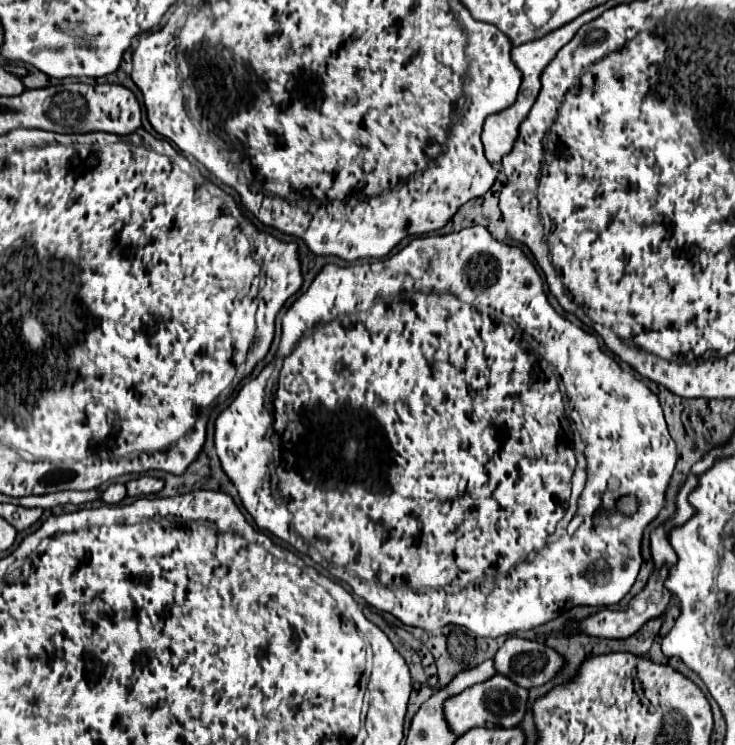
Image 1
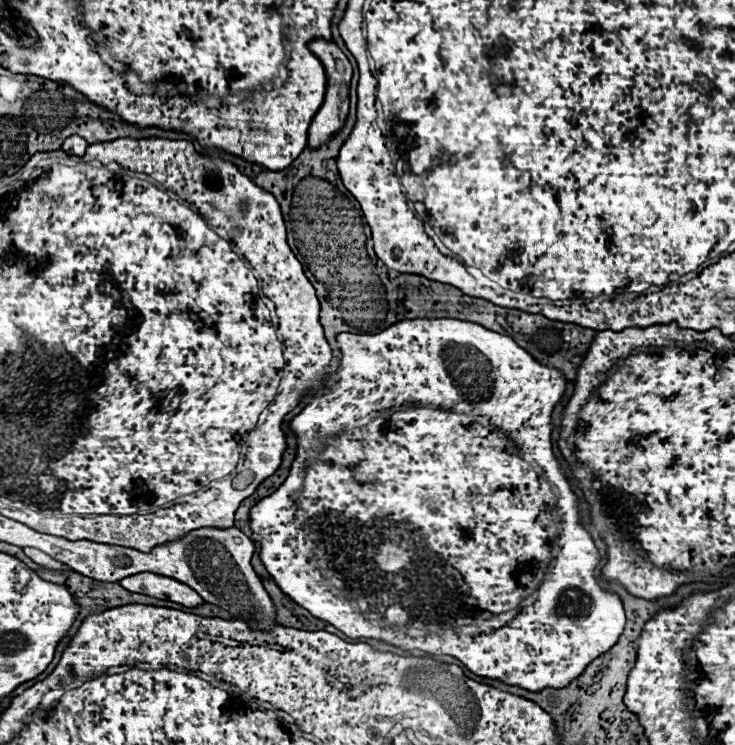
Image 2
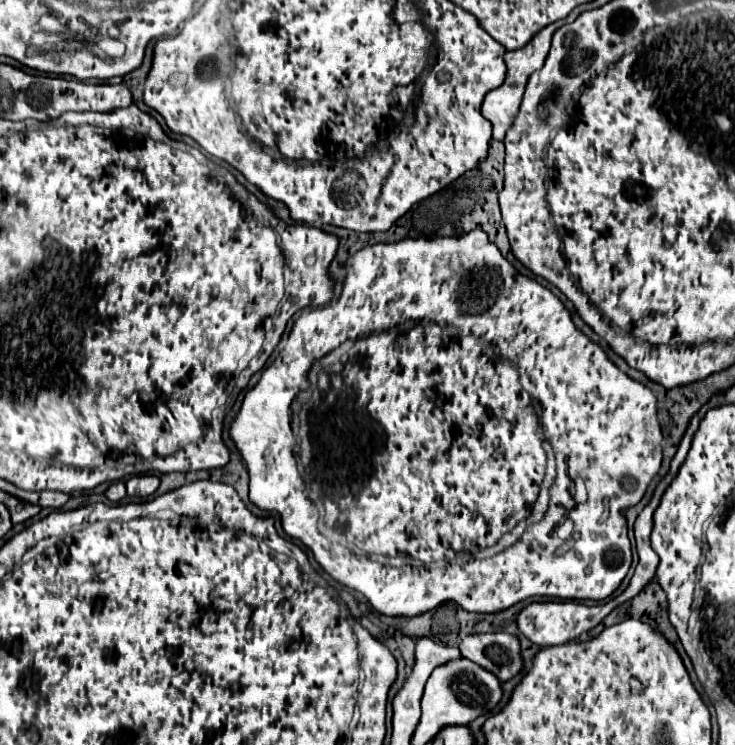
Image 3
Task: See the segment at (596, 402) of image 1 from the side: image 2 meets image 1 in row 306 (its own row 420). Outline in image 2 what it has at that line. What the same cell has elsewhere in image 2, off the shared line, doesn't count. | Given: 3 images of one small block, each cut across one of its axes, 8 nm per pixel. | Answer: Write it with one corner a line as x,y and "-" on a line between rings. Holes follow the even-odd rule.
412,318
412,320
400,320
388,328
384,328
382,332
378,334
350,334
350,332
342,332
336,336
336,342
340,346
340,364
338,364
338,370
334,372
332,378
338,378
332,380
324,386
324,390
318,390
316,394
312,394
308,398
308,404
304,406
304,410
294,416
290,420
290,430
296,434
298,438
298,450
296,450
296,458
290,466
290,474
288,478
284,480
284,484
268,498
262,498
252,510
250,510
250,530
254,534
260,536
260,560
264,564
264,568
268,570
268,574
274,578
274,582
278,584
278,588
290,596
296,604
300,604
302,608
306,608
312,616
332,624
334,628
346,632
350,638
374,638
374,640
382,640
386,644
392,644
396,648
402,648
402,650
412,650
412,642
416,640
416,636
424,636
424,638
418,638
418,648
420,650
426,650
426,654
434,654
434,656
440,656
440,654
446,654
446,656
454,656
458,658
460,662
464,662
464,666
474,672
476,676
484,676
484,678
492,678
492,680
502,680
504,684
508,686
520,686
524,690
530,690
530,692
540,692
544,688
566,688
574,678
578,678
586,666
596,660
598,656
602,656
604,652
608,652
616,642
618,642
618,636
622,634
624,630
624,608
622,608
622,600
618,598
616,592
608,590
602,586
602,582
596,578
594,570
596,566
600,564
600,550
596,548
590,532
584,528
582,524
582,516
580,516
580,508
578,508
578,496
572,492
571,483
564,474
560,462
556,460
554,452
552,452
552,430
554,430
554,424
552,424
552,412
554,412
554,406
562,400
564,396
564,390
566,390
566,378
556,370
556,368
550,368
550,366
544,366
540,364
536,358
532,358
528,352
524,352
524,348
520,348
510,336
504,336
504,334
498,334
498,332
492,332
480,324
474,324
474,322
468,322
468,320
456,320
456,318
-
406,402
430,402
428,406
420,406
420,404
414,404
414,406
404,406
-
510,610
516,610
518,614
504,614
504,616
474,616
474,614
502,614
502,612
510,612
-
500,618
510,618
508,622
504,622
502,628
496,628
492,634
482,634
482,636
476,636
476,638
470,638
466,632
468,632
468,626
484,626
486,622
490,624
496,624

